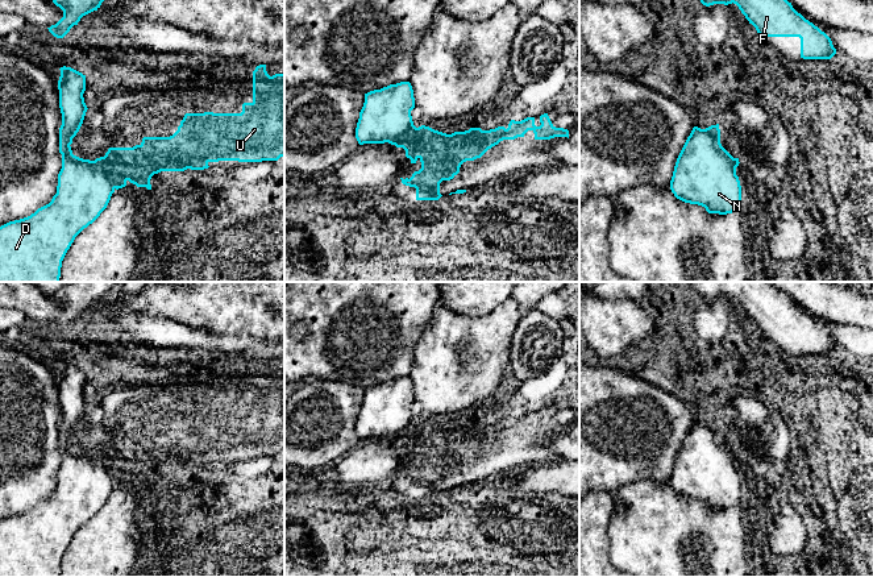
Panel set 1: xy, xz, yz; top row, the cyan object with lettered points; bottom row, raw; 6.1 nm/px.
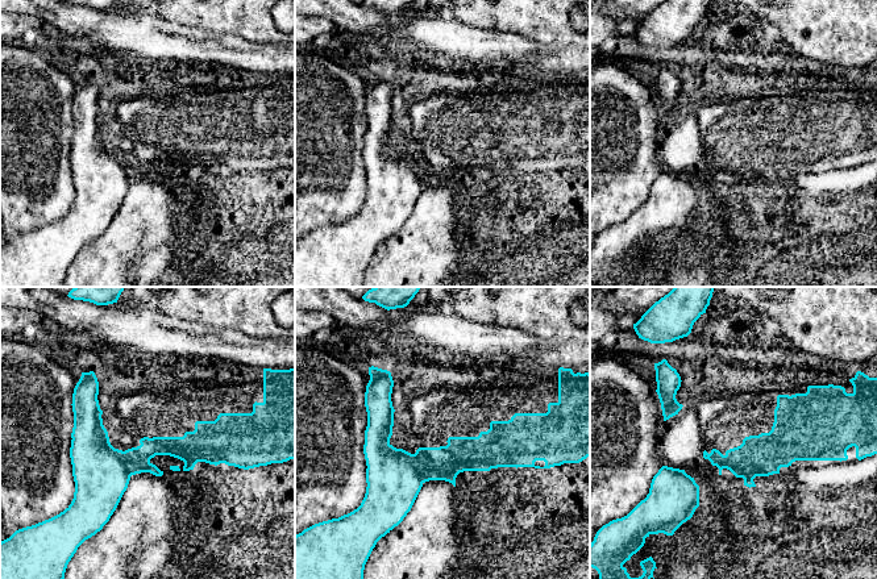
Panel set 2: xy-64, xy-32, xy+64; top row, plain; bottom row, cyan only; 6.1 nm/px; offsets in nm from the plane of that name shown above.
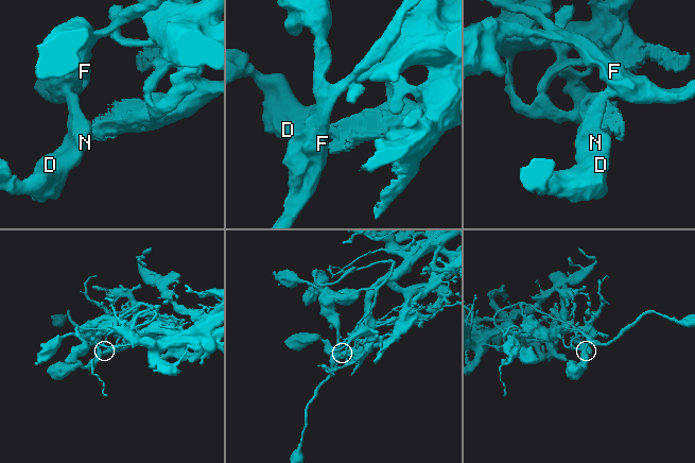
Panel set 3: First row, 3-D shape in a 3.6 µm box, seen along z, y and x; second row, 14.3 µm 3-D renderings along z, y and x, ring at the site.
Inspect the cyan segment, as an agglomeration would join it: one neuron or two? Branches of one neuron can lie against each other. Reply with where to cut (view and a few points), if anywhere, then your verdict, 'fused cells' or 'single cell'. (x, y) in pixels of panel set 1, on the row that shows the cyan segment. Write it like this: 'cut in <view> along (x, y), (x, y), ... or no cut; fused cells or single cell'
cut in xy along (102, 157), (102, 164), (108, 170), (115, 187); fused cells

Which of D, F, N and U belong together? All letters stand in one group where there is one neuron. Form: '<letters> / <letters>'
D F N / U

